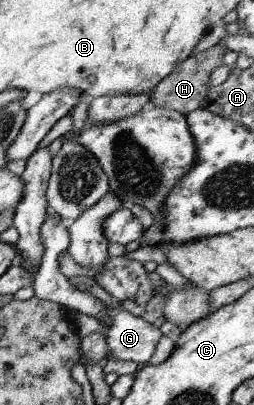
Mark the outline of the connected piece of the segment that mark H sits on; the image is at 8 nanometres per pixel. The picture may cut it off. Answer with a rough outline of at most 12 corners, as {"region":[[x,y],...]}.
{"region":[[215,44],[153,87],[157,108],[185,116],[205,107],[210,72],[228,51]]}

